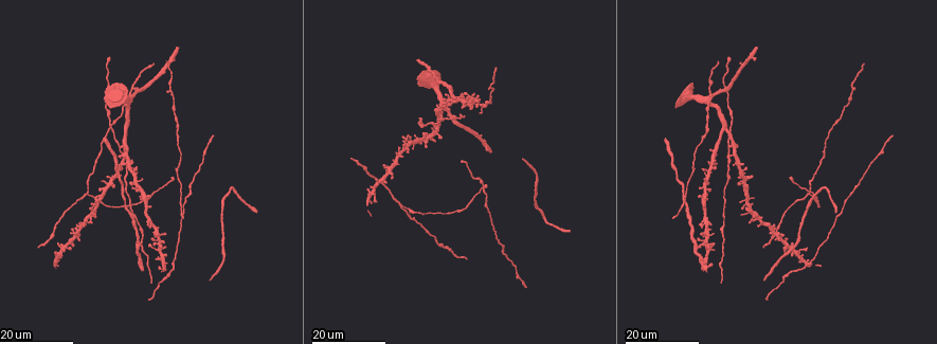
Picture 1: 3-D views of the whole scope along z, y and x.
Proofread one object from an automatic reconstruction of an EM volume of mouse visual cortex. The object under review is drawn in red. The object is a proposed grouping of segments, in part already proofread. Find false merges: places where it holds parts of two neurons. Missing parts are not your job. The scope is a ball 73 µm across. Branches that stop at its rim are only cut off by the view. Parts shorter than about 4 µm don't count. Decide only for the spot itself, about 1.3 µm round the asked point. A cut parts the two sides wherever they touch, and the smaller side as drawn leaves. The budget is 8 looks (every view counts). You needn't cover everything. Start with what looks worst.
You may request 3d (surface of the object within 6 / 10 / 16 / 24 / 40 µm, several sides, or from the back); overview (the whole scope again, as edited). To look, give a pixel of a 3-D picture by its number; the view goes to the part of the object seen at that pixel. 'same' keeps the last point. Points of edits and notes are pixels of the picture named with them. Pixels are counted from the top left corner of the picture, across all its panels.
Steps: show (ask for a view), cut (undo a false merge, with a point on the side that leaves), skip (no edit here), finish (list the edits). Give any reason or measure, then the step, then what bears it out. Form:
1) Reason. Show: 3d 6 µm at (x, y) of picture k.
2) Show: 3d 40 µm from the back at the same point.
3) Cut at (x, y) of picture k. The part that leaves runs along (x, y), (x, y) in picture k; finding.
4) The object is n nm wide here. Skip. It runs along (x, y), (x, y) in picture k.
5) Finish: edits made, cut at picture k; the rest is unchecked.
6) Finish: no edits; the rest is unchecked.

Show: 3d 16 µm at (76, 234) of picture 1.

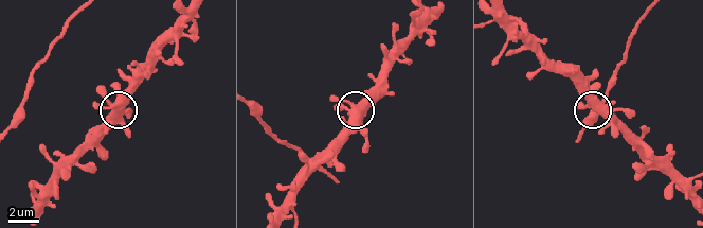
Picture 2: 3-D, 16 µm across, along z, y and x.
Show: 3d 10 µm at (348, 108) of picture 2.

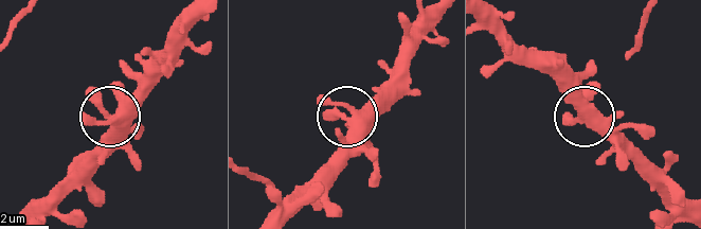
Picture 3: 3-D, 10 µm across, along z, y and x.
Skip. It runs along (438, 20), (403, 69), (355, 111), (345, 158) in picture 3; all the same neuron.

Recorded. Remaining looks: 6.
Show: 3d 24 µm at (731, 146) of picture 1.

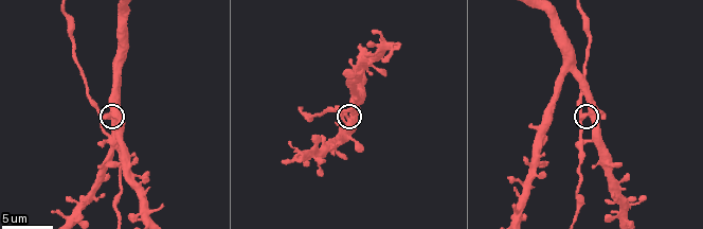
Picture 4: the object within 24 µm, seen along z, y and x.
Zoom in. Show: 3d 10 µm at (587, 114) of picture 4.

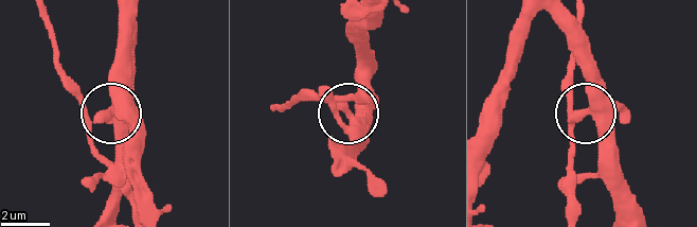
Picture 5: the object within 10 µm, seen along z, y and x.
The side arm is 44 µm long. Skip. All the same neuron.

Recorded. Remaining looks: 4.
Three arms meet. Show: 3d 24 µm at (85, 194) of picture 1.

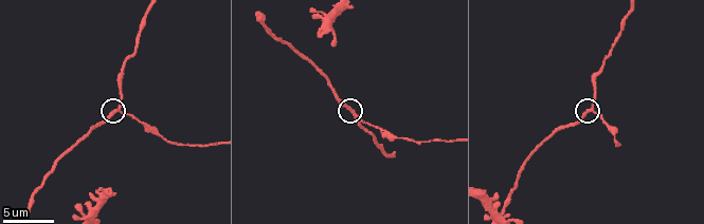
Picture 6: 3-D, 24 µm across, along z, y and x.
Show: 3d 6 µm at (357, 114) of picture 6.

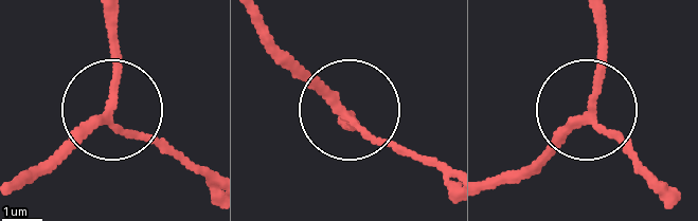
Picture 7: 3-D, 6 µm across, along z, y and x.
The side arm is 49 µm long. Skip. All the same neuron.

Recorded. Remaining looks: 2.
Four or more arms meet. Show: 3d 24 µm at (797, 252) of picture 1.

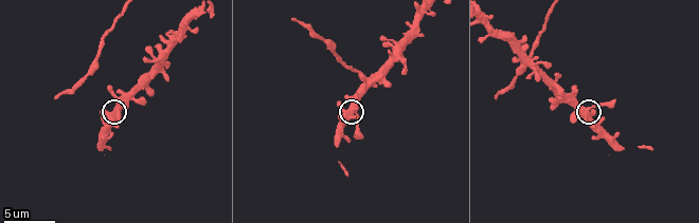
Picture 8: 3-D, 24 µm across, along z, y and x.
Show: 3d 6 µm at (588, 112) of picture 8.

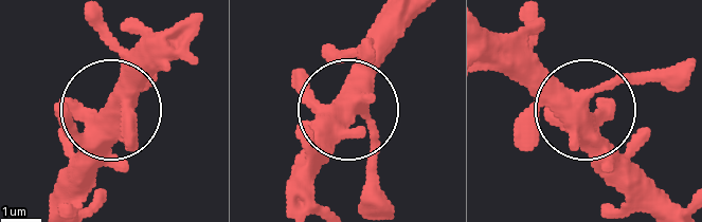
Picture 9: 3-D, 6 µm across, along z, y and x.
Skip. It runs along (493, 34), (580, 105), (625, 81), (685, 71) in picture 9; all the same neuron.

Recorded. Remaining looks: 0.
Finish: no edits; the rest is unchecked.

